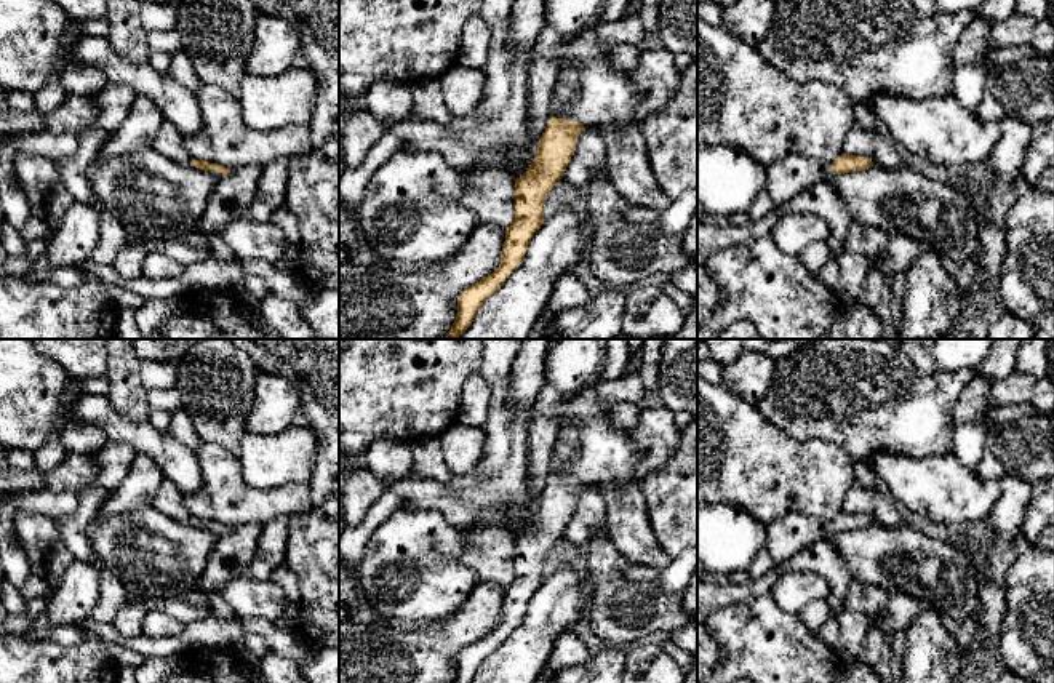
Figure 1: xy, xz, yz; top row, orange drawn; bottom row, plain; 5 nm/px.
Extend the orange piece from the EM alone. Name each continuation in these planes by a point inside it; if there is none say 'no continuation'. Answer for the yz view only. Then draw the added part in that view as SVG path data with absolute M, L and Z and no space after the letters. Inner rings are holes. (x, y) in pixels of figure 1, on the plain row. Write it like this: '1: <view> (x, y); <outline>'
1: yz (787, 536); M784 517L768 526L766 550L774 565L803 550L804 547L828 537L833 533L832 523L809 517Z

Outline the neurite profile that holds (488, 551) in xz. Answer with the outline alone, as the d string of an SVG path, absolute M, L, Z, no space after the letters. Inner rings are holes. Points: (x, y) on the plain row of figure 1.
M481 525L462 531L459 561L475 573L477 582L507 589L515 577L515 536L502 526Z

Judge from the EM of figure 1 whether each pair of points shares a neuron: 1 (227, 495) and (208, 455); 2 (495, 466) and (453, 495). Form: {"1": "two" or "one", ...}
{"1": "one", "2": "one"}

